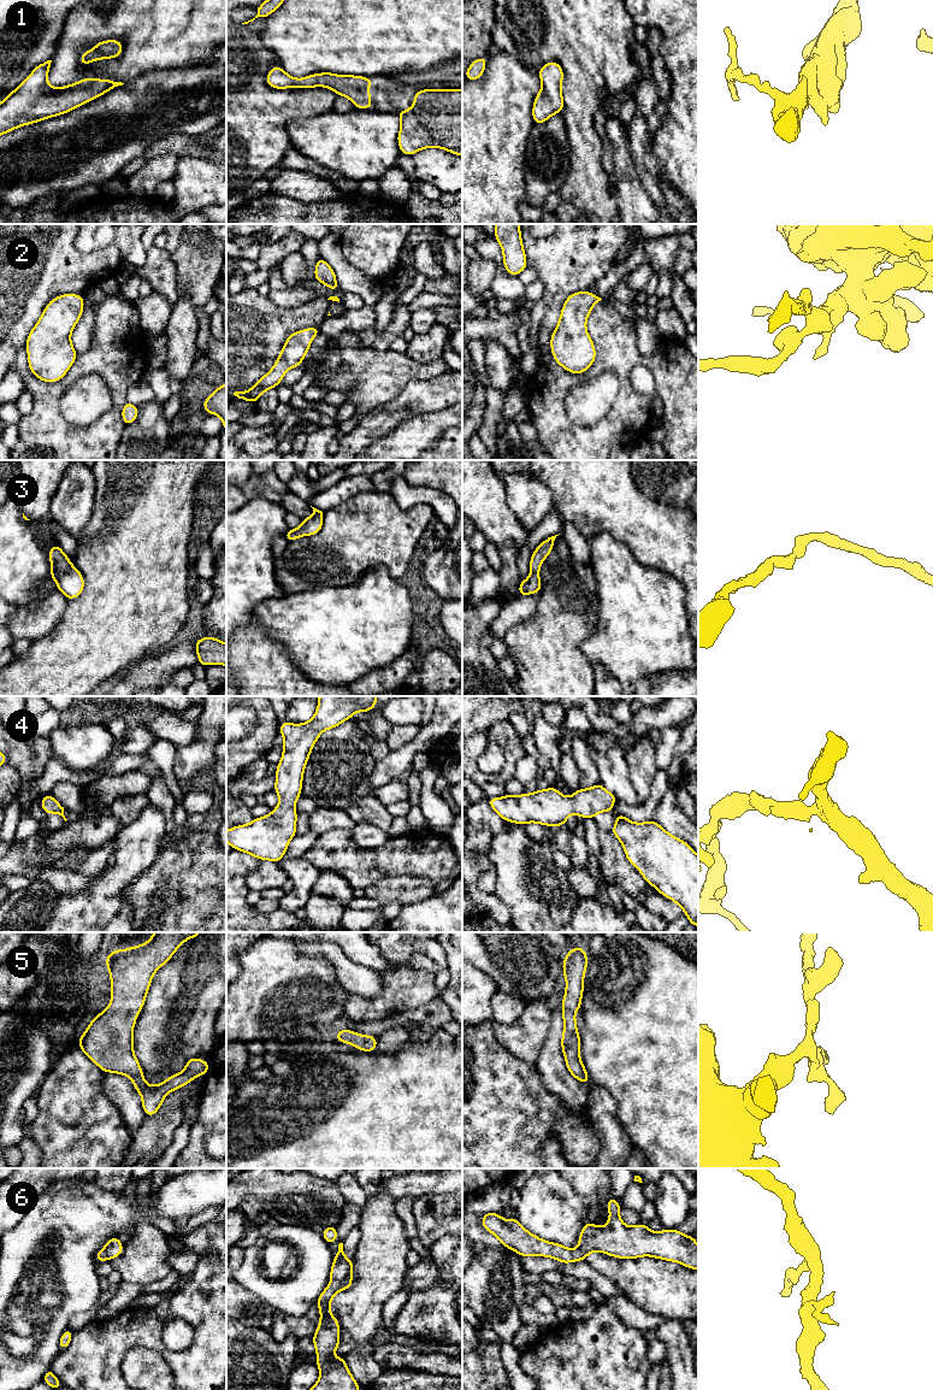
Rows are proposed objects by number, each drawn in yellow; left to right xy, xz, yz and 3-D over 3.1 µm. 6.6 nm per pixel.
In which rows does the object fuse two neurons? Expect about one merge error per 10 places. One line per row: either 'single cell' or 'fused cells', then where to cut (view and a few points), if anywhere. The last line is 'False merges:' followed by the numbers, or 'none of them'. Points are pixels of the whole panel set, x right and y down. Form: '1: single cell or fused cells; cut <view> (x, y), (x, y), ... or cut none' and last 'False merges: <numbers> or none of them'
1: single cell; cut none
2: single cell; cut none
3: single cell; cut none
4: single cell; cut none
5: single cell; cut none
6: single cell; cut none
False merges: none of them

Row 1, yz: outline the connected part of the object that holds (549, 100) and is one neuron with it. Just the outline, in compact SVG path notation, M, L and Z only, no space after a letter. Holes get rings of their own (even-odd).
M549 61L538 71L542 88L535 98L532 118L535 124L547 122L555 113L563 111L563 70L556 61Z

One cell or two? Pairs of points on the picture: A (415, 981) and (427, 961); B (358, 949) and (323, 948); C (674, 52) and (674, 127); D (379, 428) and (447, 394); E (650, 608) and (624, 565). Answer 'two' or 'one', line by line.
A: two
B: two
C: one
D: one
E: one

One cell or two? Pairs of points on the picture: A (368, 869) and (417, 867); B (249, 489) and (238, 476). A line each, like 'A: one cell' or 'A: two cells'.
A: one cell
B: two cells

